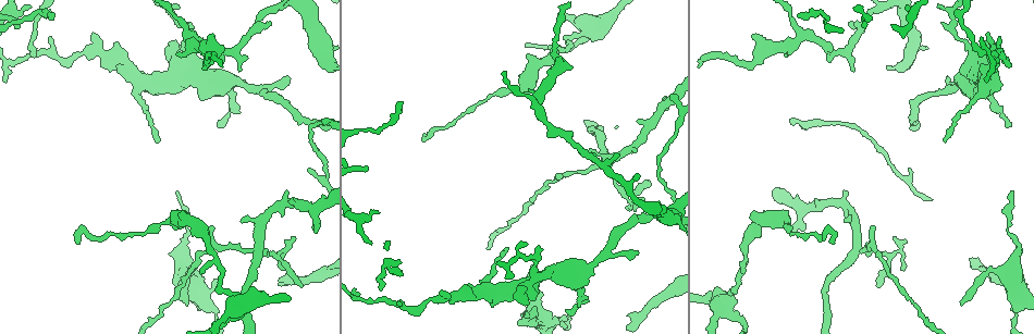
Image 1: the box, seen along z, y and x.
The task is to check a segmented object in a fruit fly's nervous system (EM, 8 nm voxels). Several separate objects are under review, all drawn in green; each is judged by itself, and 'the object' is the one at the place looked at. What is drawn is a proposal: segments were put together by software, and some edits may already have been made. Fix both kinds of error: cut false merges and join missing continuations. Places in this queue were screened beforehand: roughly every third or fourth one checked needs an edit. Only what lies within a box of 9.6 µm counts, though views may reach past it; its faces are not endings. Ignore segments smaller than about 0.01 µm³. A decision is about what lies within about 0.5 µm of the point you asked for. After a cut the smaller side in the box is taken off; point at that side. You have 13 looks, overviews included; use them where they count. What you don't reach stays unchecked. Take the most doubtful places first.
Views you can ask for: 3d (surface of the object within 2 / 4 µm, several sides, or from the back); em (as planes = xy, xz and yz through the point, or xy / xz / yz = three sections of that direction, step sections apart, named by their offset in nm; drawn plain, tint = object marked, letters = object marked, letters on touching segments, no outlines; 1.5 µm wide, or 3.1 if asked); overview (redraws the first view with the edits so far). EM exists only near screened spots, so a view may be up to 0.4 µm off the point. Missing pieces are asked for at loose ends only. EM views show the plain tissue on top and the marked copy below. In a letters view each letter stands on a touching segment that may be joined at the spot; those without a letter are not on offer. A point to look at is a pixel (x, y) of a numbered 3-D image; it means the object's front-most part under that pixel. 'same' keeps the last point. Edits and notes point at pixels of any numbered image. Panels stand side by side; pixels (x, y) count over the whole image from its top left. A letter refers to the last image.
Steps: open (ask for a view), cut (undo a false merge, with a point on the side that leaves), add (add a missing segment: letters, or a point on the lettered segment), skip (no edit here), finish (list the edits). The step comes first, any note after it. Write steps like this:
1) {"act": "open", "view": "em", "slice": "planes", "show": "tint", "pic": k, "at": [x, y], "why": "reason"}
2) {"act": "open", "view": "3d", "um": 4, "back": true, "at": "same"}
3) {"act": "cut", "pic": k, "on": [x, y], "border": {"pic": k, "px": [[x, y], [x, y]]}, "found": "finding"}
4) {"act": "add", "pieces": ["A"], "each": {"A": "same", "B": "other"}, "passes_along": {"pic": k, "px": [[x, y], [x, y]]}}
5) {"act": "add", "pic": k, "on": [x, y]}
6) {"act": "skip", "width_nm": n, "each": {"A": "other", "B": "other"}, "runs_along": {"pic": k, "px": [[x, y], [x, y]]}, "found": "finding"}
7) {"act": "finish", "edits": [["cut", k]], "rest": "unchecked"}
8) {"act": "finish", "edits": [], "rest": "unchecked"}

{"act": "open", "view": "em", "slice": "planes", "show": "letters", "pic": 1, "at": [218, 125], "why": "tapers out"}

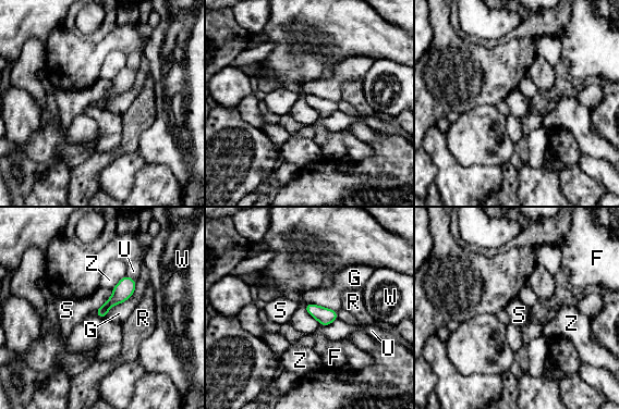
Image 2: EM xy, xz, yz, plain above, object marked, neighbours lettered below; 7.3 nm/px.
{"act": "skip", "each": {"F": "other", "G": "other", "R": "other", "S": "other", "U": "other", "W": "other", "Z": "other"}, "border": {"pic": 2, "px": [[125, 274], [136, 282]]}, "found": "no lettered segment goes on from it"}

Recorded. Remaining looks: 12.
{"act": "open", "view": "3d", "um": 2, "pic": 1, "at": [202, 271]}

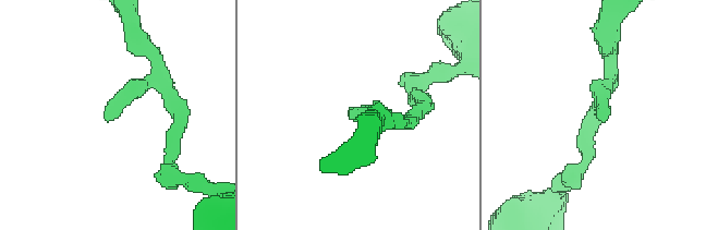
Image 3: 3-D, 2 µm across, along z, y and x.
{"act": "open", "view": "em", "slice": "yz", "step": 8, "show": "letters", "pic": 3, "at": [598, 118]}

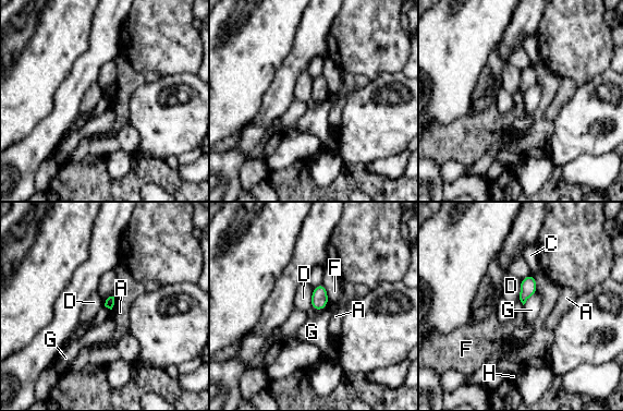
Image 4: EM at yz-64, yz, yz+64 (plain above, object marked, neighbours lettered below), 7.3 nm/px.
{"act": "skip", "each": {"A": "other", "C": "other", "D": "other", "F": "other", "G": "other", "H": "other"}, "border": {"pic": 4, "px": [[314, 289], [310, 307]]}, "found": "none of them fits"}

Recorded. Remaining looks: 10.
{"act": "open", "view": "em", "slice": "xz", "step": 8, "show": "letters", "pic": 1, "at": [185, 305]}

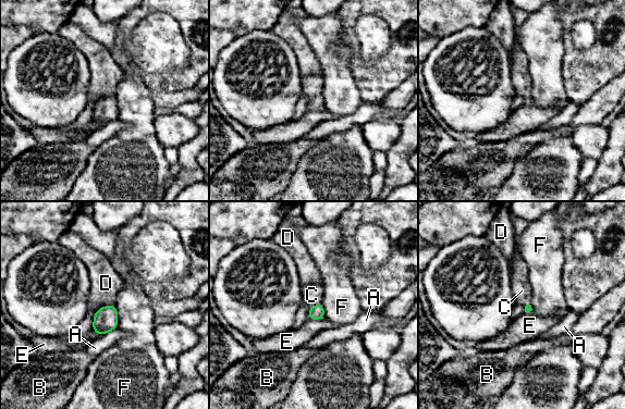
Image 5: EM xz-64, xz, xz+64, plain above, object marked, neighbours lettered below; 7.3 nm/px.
{"act": "add", "pic": 5, "on": [311, 295], "each": {"A": "other", "B": "other", "C": "same", "D": "other", "E": "other", "F": "other"}, "found": "the neuron continues"}

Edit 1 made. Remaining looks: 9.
{"act": "open", "view": "3d", "um": 2, "pic": 1, "at": [517, 286], "why": "branch stops here"}

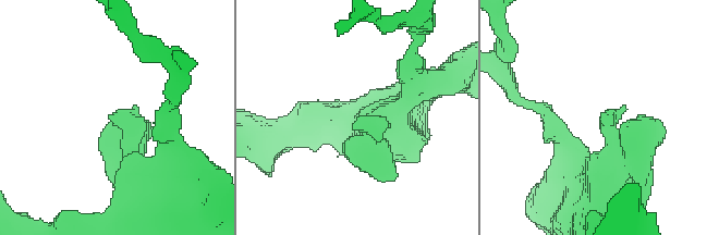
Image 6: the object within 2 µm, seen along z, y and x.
{"act": "open", "view": "em", "slice": "planes", "show": "letters", "pic": 6, "at": [114, 119], "why": "now the EM"}

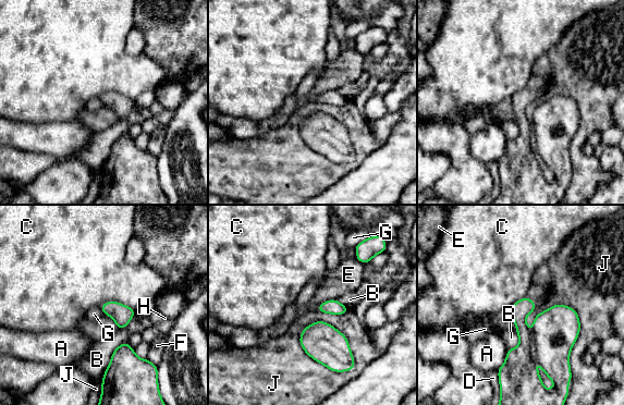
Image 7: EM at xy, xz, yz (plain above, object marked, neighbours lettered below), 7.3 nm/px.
{"act": "skip", "longest_contact_nm": ["J", 550], "each": {"A": "other", "B": "other", "C": "other", "D": "other", "E": "other", "F": "other", "G": "other", "H": "other", "J": "other"}, "found": "no lettered segment goes on from it"}

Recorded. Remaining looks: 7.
{"act": "open", "view": "3d", "um": 4, "pic": 1, "at": [650, 182], "why": "branch stops here"}

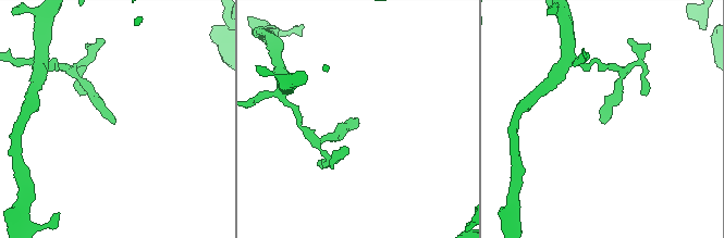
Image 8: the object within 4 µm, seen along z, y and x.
{"act": "open", "view": "em", "slice": "planes", "show": "letters", "pic": 8, "at": [357, 123], "why": "now the EM"}

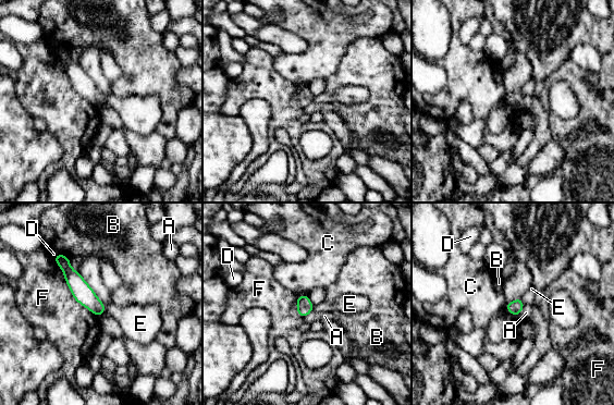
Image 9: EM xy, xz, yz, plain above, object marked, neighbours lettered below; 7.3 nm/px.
{"act": "skip", "each": {"A": "other", "B": "other", "C": "other", "D": "other", "E": "other", "F": "other"}, "found": "none of them fits"}

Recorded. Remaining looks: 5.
{"act": "finish", "edits": [["add", 5]], "rest": "unchecked"}

